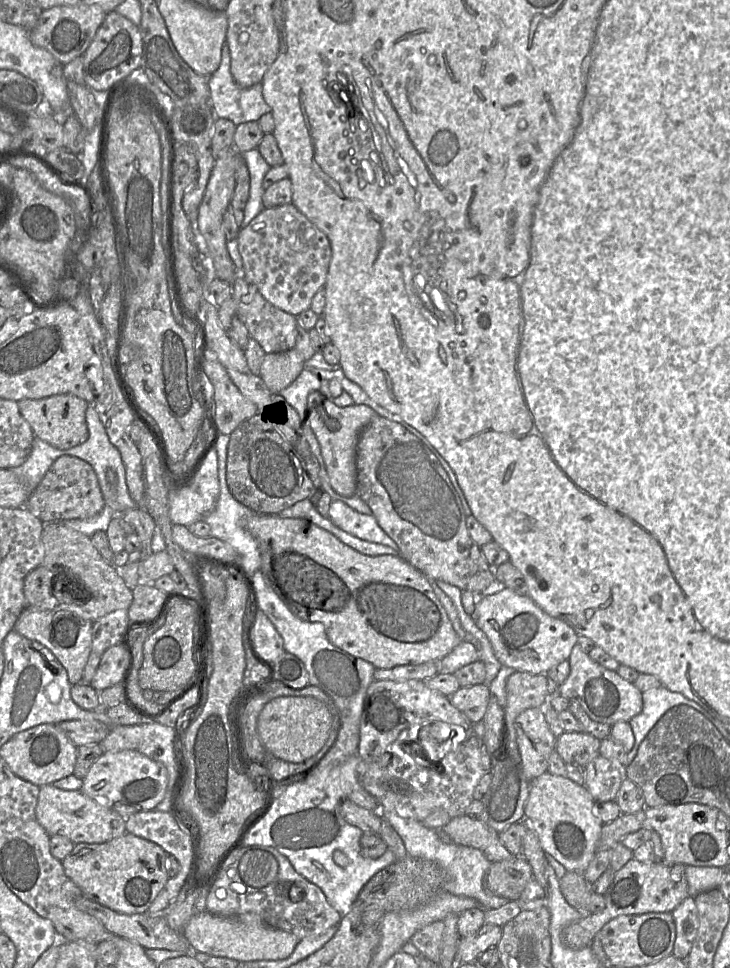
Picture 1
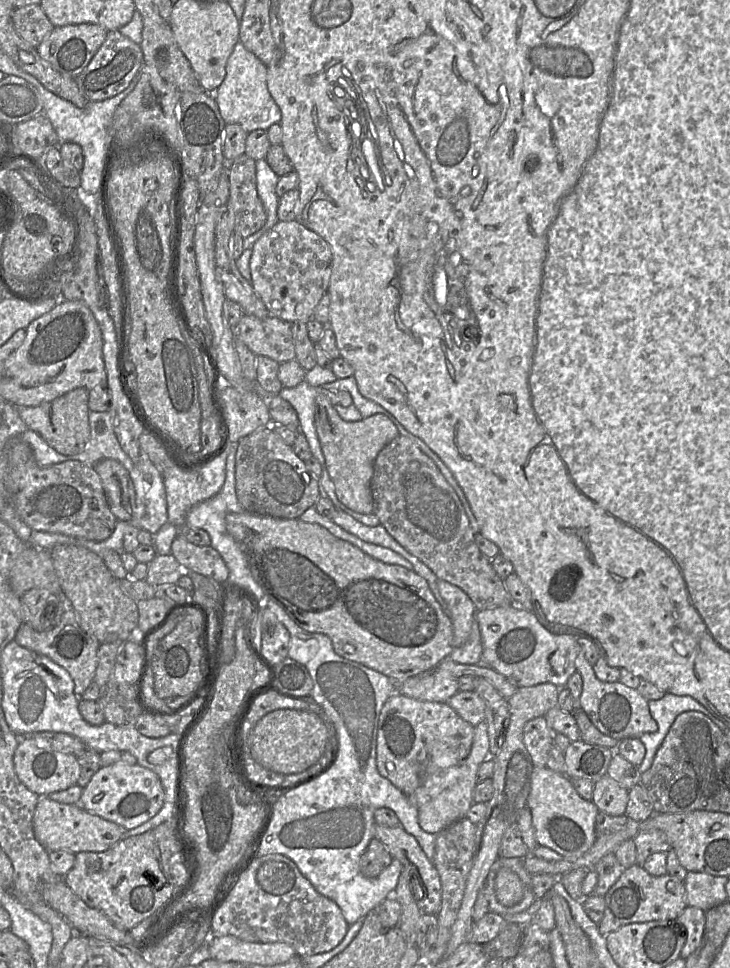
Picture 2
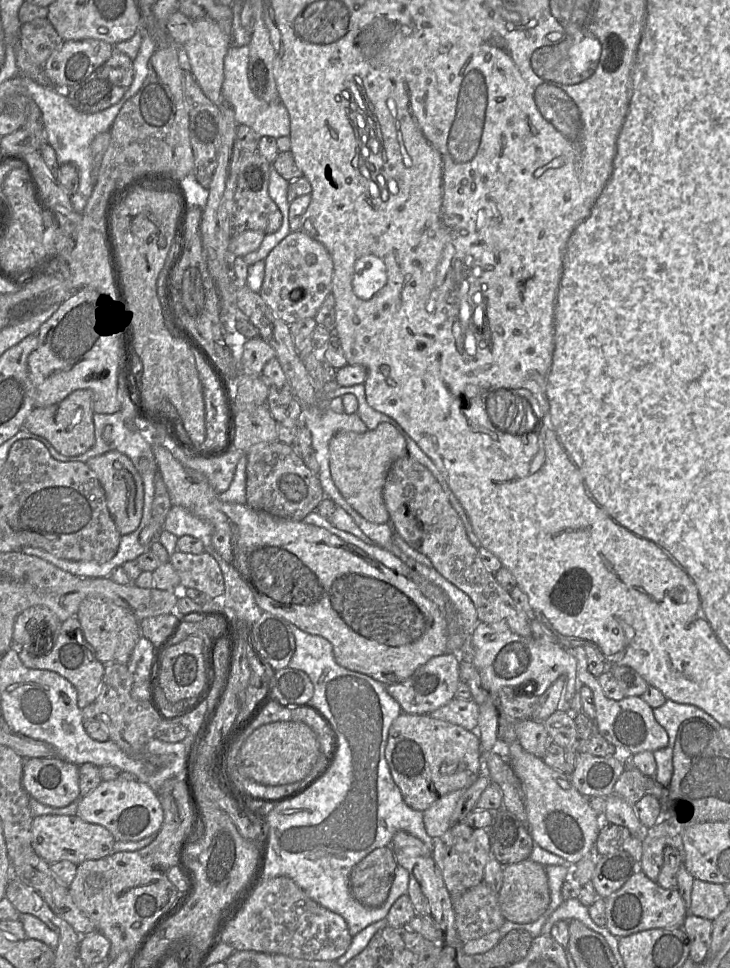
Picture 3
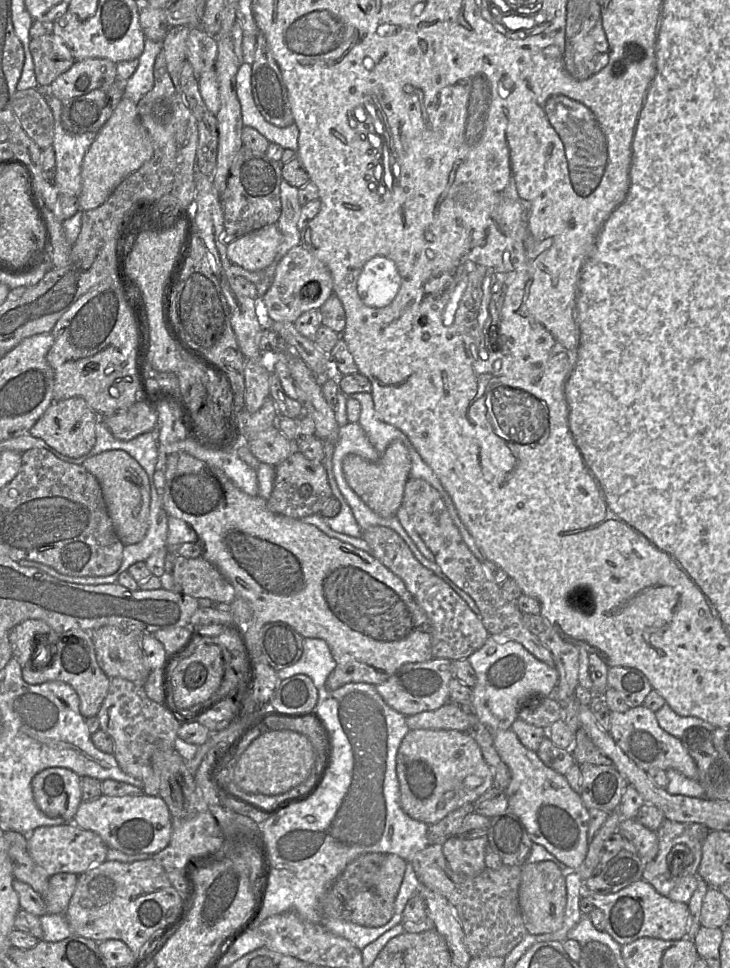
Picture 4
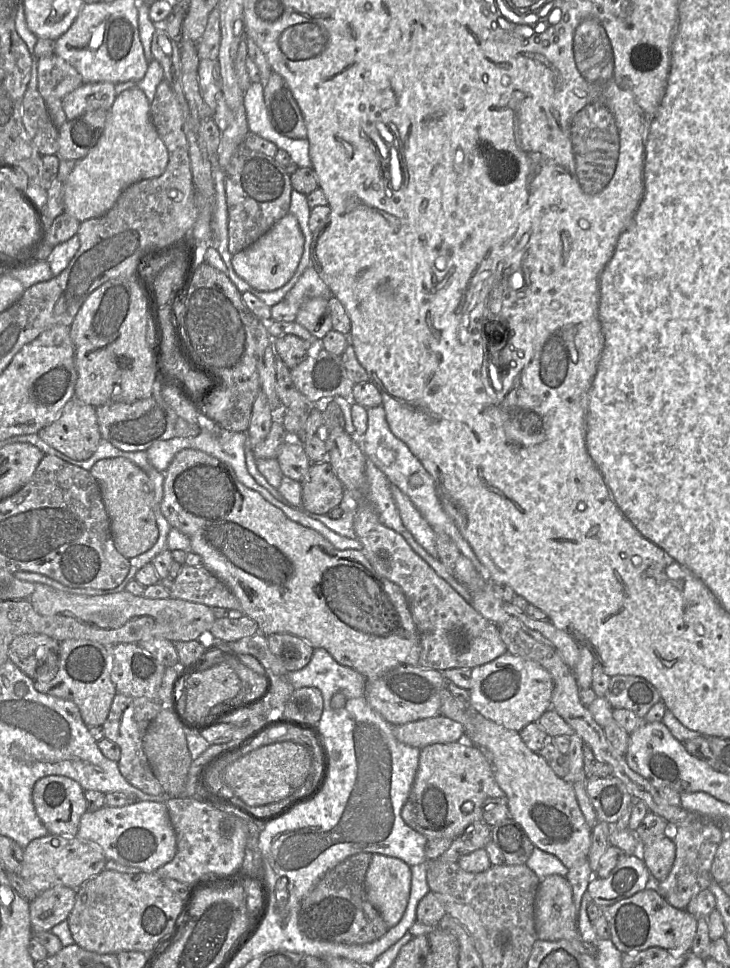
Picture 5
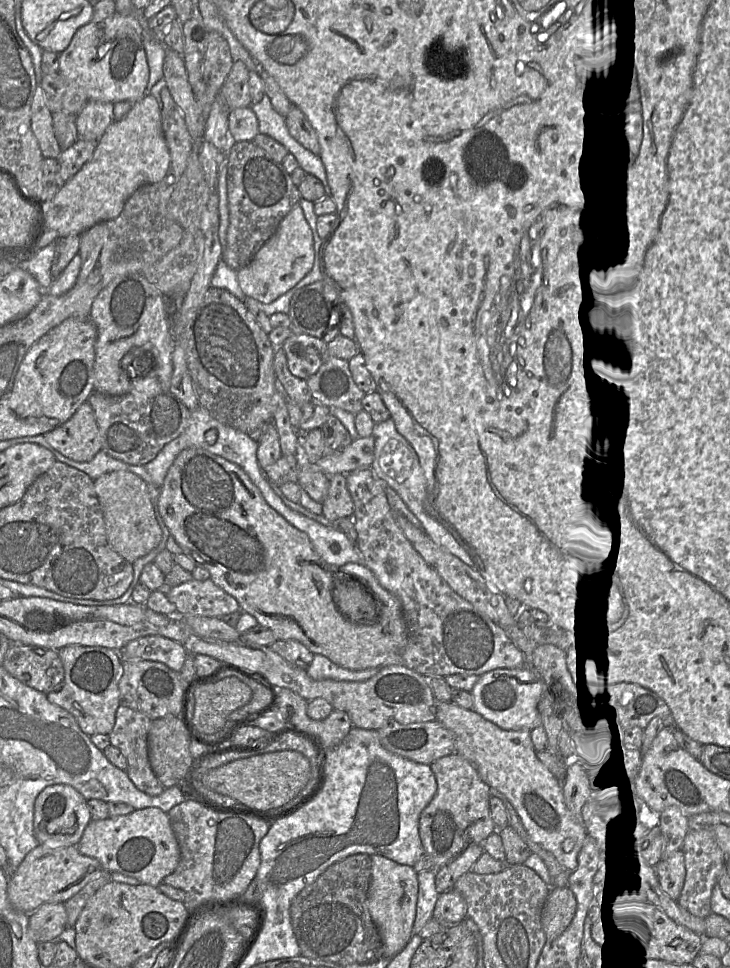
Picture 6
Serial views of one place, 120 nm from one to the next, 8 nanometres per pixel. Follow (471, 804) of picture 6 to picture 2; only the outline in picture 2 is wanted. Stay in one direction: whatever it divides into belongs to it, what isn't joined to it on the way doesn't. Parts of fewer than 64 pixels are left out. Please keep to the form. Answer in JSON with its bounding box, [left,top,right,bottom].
[377,692,475,796]

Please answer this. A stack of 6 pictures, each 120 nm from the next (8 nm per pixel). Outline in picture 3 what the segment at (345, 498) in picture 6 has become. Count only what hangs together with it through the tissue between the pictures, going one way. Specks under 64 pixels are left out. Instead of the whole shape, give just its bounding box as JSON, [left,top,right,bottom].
[246,442,325,521]

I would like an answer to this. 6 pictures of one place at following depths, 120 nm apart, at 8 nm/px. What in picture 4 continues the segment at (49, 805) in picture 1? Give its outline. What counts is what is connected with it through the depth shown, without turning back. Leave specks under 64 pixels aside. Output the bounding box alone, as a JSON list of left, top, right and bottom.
[26,823,108,877]

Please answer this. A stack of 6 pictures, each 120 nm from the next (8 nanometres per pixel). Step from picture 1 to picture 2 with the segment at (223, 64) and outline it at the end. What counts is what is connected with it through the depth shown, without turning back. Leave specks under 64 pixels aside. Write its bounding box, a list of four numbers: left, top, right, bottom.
[213,41,281,133]

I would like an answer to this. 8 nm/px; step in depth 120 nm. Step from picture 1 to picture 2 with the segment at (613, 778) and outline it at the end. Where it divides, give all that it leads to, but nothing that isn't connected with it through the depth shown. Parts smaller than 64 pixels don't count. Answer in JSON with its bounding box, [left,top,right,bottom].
[592,774,628,816]

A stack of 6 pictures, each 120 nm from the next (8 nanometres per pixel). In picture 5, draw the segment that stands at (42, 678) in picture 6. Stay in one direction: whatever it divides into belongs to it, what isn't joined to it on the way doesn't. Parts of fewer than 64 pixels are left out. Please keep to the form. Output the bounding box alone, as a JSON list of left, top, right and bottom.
[8,634,59,681]

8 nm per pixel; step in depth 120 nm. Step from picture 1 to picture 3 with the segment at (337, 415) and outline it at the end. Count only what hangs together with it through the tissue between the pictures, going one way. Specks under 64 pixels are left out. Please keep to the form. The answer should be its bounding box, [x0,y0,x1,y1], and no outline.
[329,422,406,524]

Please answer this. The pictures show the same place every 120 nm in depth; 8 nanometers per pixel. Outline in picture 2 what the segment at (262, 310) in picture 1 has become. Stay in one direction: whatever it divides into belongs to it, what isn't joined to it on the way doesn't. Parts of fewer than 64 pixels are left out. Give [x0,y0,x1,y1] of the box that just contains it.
[233,314,295,364]

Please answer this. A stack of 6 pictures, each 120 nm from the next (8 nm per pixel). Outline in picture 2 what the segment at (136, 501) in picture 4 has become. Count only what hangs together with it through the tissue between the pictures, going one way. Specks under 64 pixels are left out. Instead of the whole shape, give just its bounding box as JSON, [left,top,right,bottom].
[93,459,135,522]

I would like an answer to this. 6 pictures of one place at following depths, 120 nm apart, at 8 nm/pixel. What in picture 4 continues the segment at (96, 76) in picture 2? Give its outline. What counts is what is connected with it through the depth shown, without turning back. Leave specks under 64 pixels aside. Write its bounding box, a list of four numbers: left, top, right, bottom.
[61,78,125,135]

